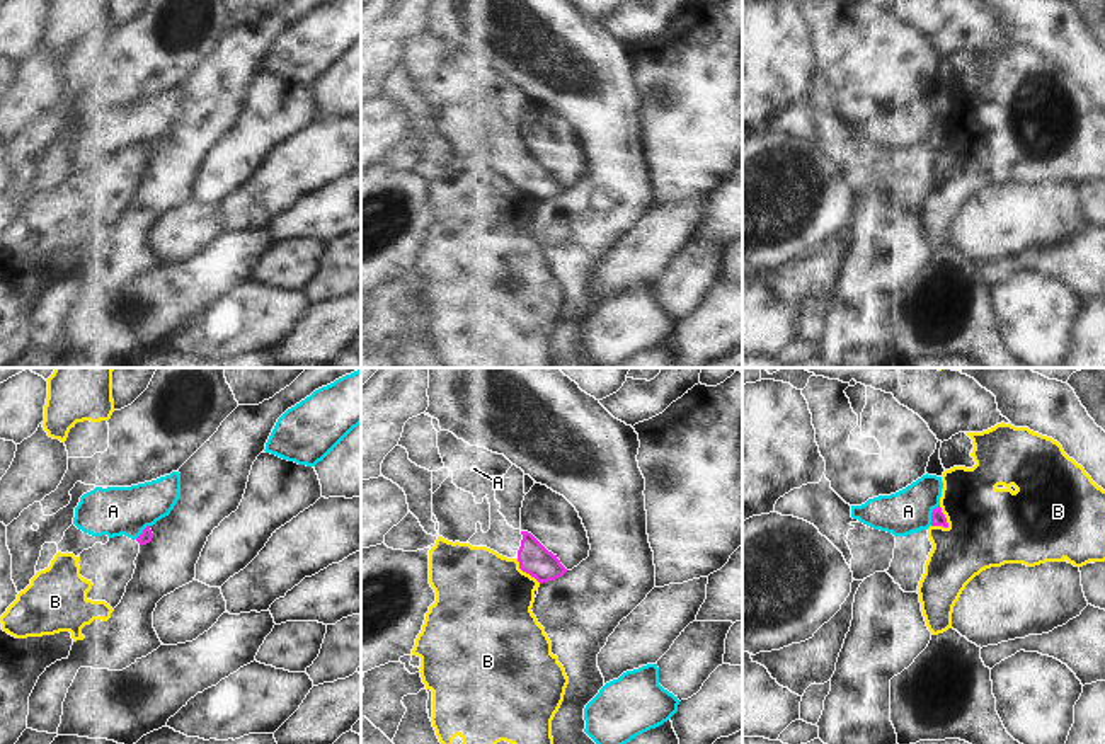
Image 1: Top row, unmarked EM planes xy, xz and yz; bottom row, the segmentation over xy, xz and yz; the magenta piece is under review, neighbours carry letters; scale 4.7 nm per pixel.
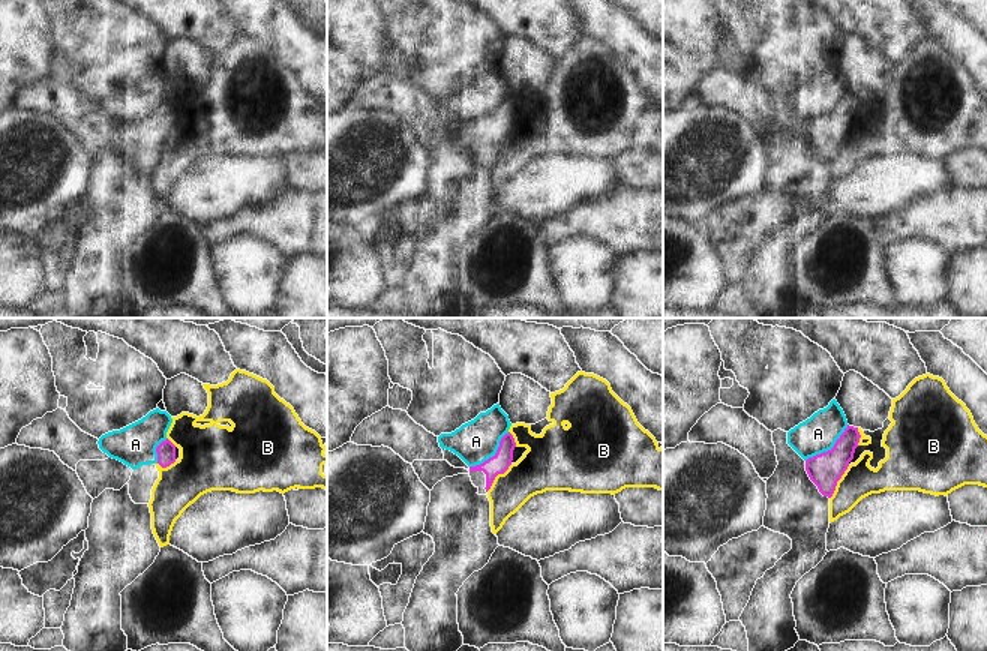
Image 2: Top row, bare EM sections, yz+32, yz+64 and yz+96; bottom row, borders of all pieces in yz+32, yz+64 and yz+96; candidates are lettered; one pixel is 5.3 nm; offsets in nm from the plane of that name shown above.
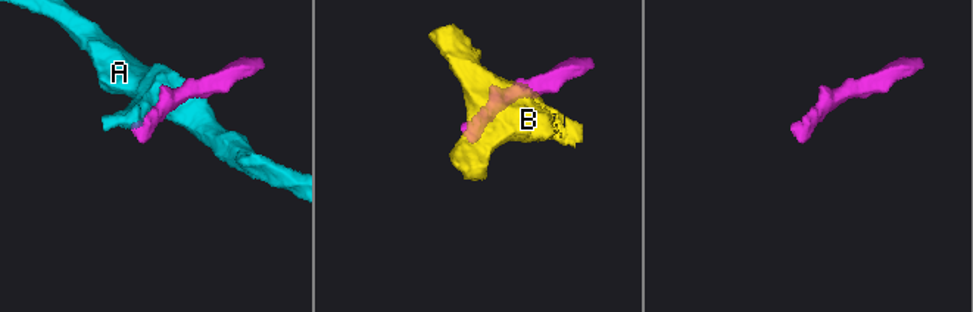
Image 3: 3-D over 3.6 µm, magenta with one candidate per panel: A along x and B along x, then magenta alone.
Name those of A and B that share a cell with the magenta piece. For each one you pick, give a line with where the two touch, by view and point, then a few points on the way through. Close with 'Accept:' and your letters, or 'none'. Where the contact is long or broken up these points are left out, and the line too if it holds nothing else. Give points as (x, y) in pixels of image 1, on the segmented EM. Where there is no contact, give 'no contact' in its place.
Accept: none

